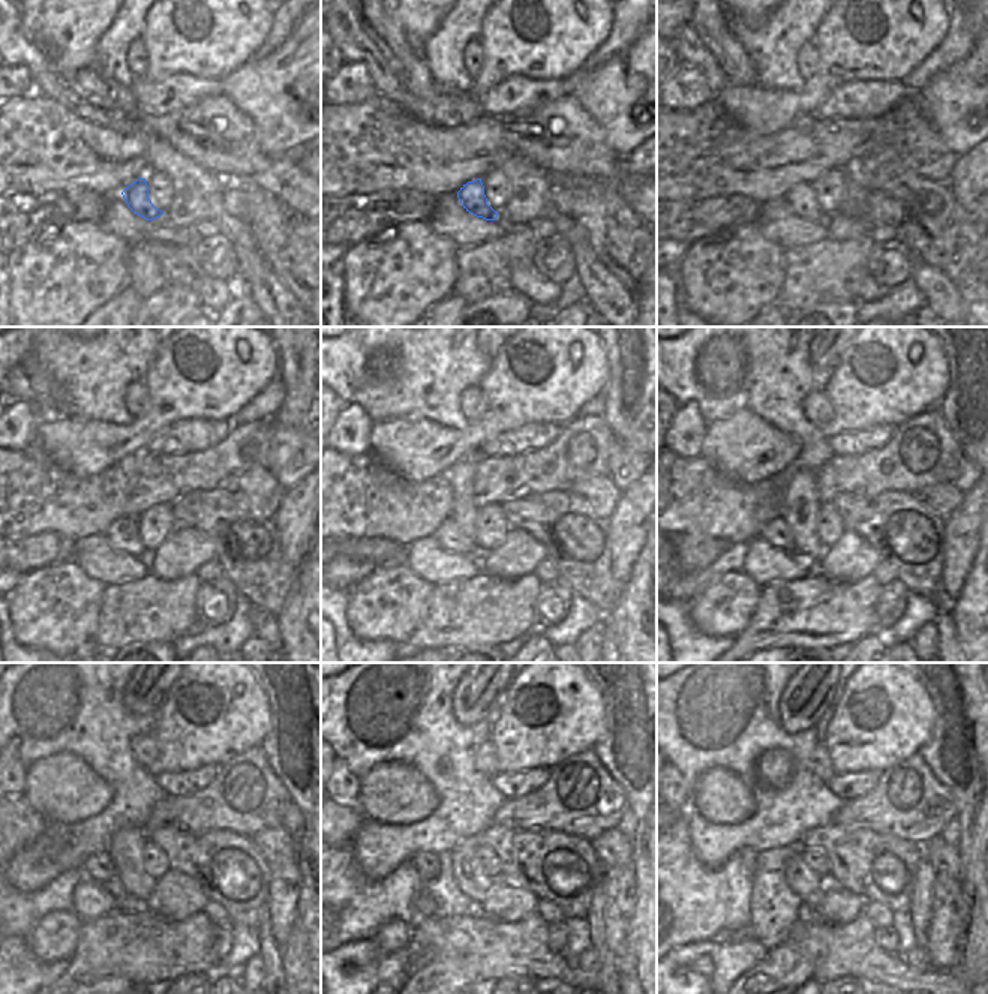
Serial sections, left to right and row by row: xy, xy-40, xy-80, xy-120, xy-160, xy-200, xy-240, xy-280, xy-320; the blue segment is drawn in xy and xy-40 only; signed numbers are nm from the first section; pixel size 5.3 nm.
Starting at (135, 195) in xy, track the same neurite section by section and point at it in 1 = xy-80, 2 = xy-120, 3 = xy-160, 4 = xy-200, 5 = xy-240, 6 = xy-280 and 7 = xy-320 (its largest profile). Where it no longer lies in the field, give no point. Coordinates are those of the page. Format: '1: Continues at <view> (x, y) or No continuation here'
1: Continues at xy-80 (802, 198)
2: Continues at xy-120 (123, 534)
3: Continues at xy-160 (449, 534)
4: Continues at xy-200 (777, 532)
5: Continues at xy-240 (98, 867)
6: Continues at xy-280 (428, 864)
7: Continues at xy-320 (748, 855)

